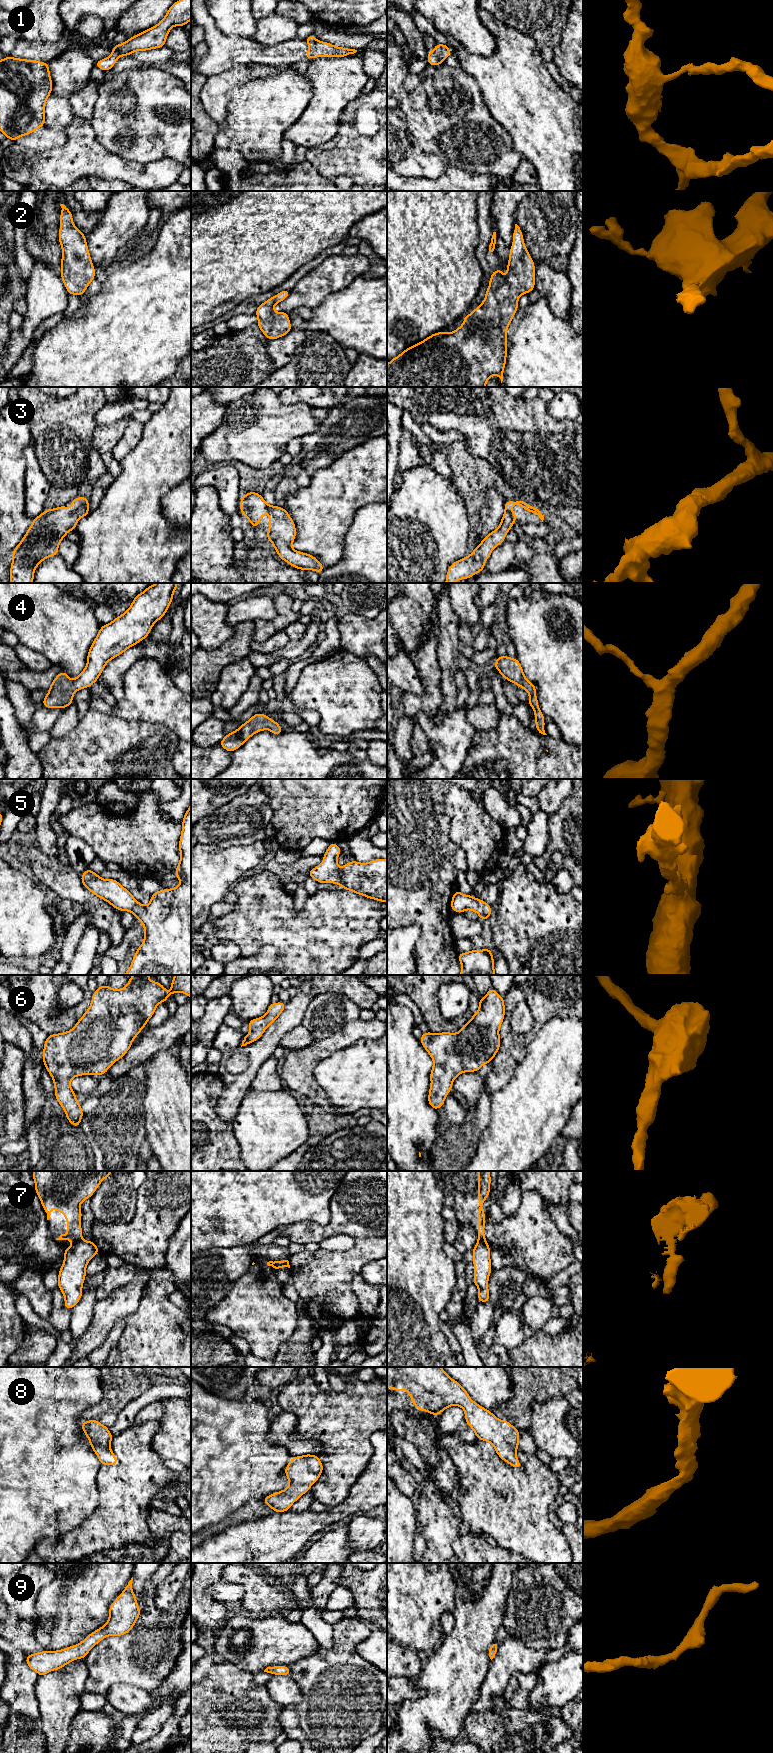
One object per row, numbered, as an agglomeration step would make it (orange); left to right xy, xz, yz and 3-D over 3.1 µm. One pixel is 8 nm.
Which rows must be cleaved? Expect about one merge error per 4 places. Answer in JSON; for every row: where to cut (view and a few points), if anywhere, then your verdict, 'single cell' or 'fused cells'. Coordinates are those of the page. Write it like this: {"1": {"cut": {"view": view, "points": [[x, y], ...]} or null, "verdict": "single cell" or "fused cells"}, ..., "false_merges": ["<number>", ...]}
{"1": {"cut": {"view": "yz", "points": [[433, 52], [440, 62]]}, "verdict": "fused cells"}, "2": {"cut": null, "verdict": "single cell"}, "3": {"cut": null, "verdict": "single cell"}, "4": {"cut": null, "verdict": "single cell"}, "5": {"cut": null, "verdict": "single cell"}, "6": {"cut": null, "verdict": "single cell"}, "7": {"cut": {"view": "xy", "points": [[81, 1239], [74, 1243]]}, "verdict": "fused cells"}, "8": {"cut": null, "verdict": "single cell"}, "9": {"cut": null, "verdict": "single cell"}, "false_merges": ["1", "7"]}

